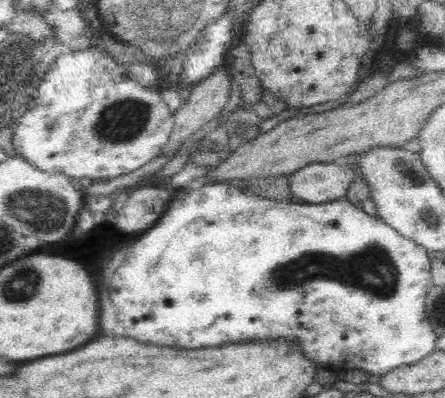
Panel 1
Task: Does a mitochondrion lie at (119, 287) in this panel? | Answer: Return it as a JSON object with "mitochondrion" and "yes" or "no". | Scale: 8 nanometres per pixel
{"mitochondrion":"no"}

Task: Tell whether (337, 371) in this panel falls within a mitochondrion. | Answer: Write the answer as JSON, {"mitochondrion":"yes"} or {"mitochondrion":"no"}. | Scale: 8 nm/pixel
{"mitochondrion":"no"}

